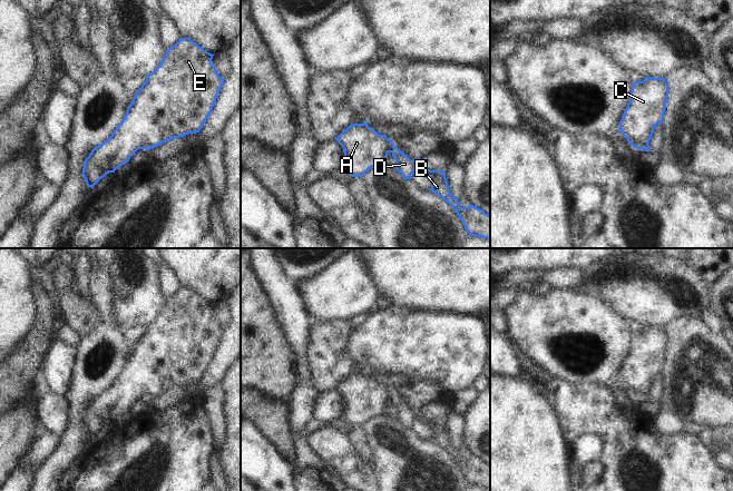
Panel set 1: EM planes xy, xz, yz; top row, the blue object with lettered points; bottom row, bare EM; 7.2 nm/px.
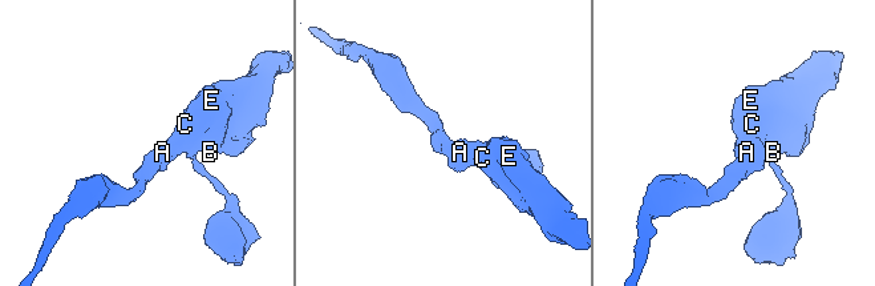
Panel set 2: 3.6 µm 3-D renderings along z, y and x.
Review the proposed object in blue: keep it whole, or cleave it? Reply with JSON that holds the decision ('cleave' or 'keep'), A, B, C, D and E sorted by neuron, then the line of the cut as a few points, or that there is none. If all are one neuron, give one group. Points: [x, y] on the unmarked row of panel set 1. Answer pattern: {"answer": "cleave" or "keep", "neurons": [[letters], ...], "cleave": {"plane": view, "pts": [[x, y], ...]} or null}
{"answer": "cleave", "neurons": [["A", "B", "C", "E"], ["D"]], "cleave": {"plane": "xz", "pts": [[413, 410], [416, 418]]}}

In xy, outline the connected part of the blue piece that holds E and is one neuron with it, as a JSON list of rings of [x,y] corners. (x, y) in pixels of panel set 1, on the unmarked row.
[[[180,287],[173,296],[166,299],[158,316],[147,324],[146,331],[137,340],[121,372],[111,385],[96,395],[85,409],[82,425],[88,436],[92,438],[107,423],[115,422],[118,416],[128,412],[138,399],[157,396],[173,387],[199,382],[212,362],[217,344],[224,333],[224,328],[218,325],[216,317],[212,313],[213,305],[189,287]]]

